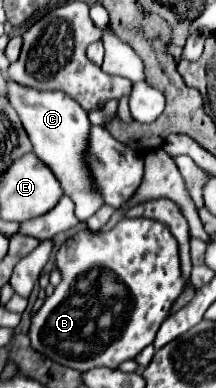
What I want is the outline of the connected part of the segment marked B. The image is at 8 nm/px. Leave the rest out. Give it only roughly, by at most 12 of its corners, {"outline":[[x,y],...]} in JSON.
{"outline":[[148,218],[78,232],[32,314],[36,352],[80,372],[152,344],[184,288]]}

